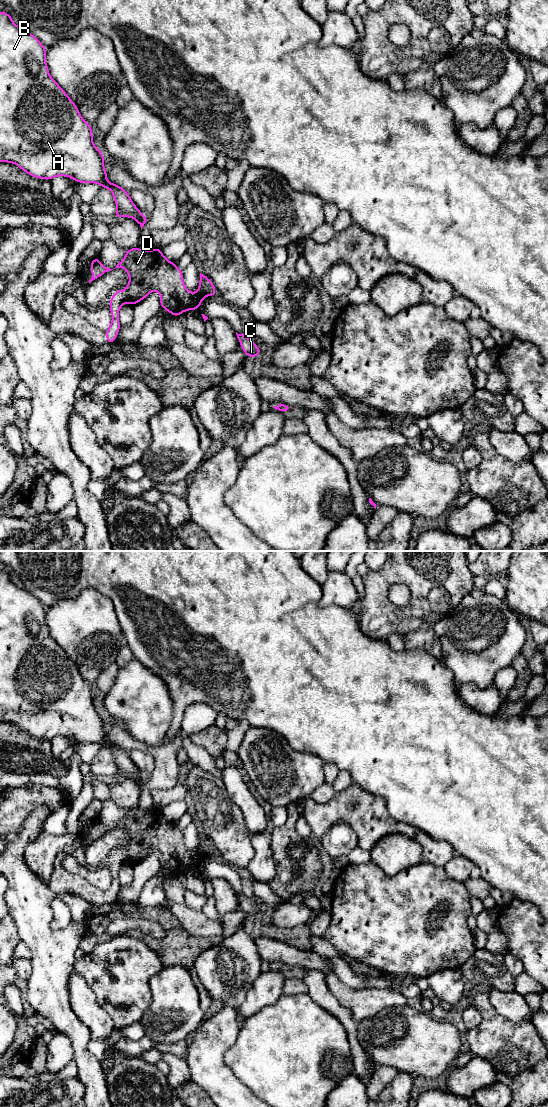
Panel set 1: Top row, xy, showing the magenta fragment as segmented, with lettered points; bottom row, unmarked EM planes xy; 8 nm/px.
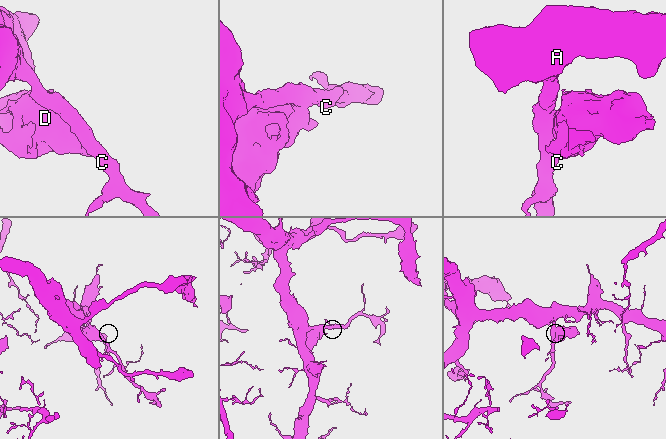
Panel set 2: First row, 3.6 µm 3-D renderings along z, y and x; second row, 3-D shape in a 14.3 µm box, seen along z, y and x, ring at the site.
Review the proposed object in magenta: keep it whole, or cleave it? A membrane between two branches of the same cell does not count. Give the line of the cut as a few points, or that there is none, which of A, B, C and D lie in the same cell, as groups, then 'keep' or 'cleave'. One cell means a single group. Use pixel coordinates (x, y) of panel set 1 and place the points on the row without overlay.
cut xy (198, 850), (204, 856); groups A B C / D; cleave

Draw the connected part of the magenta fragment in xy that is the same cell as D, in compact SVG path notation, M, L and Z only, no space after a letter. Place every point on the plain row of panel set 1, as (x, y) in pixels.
M138 807L127 809L123 820L115 828L123 828L129 834L128 846L118 850L108 861L112 882L106 889L106 902L116 901L120 890L119 870L125 864L136 865L153 850L160 853L161 868L174 877L187 870L198 871L205 856L191 853L183 843L183 833L176 823L167 820L161 808L145 811Z

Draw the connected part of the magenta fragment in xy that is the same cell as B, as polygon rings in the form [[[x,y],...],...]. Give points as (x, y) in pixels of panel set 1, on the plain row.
[[[0,572],[0,722],[13,723],[20,727],[20,729],[32,737],[39,739],[46,739],[50,741],[57,736],[65,736],[73,738],[76,743],[96,743],[102,748],[107,748],[112,751],[113,759],[116,763],[117,772],[114,776],[116,779],[121,777],[129,777],[136,780],[141,789],[148,784],[148,777],[145,777],[140,770],[135,766],[129,753],[127,753],[121,746],[110,743],[106,737],[108,732],[104,729],[105,716],[100,709],[93,704],[92,686],[86,682],[80,675],[76,664],[70,659],[66,652],[59,646],[59,644],[50,636],[49,629],[46,624],[45,616],[47,609],[43,604],[29,591],[14,584],[10,574]]]

